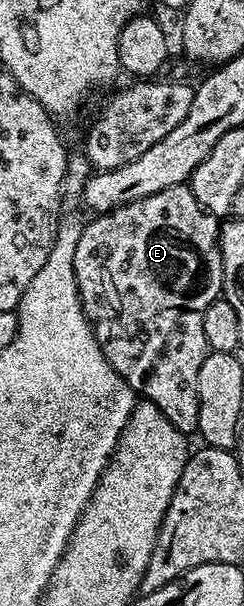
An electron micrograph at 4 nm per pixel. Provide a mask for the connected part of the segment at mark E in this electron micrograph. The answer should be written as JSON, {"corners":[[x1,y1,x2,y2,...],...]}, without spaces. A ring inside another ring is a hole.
{"corners":[[190,185,165,188,161,192,153,192,144,198,138,198,132,202,118,206,116,210,109,210,91,219,84,225,81,232,81,240,77,240,77,256,73,256,73,268,77,278,79,299,83,305,85,316,91,322,91,330,95,334,97,344,109,360,109,364,133,388,141,398,147,398,153,404,157,404,159,411,183,434,191,436,199,429,199,397,197,396,197,375,201,372,201,364,207,359,208,349,205,340,205,328,203,327,203,313,209,304,213,304,215,298,223,292,223,257,219,251,220,219,209,213,193,196]]}

